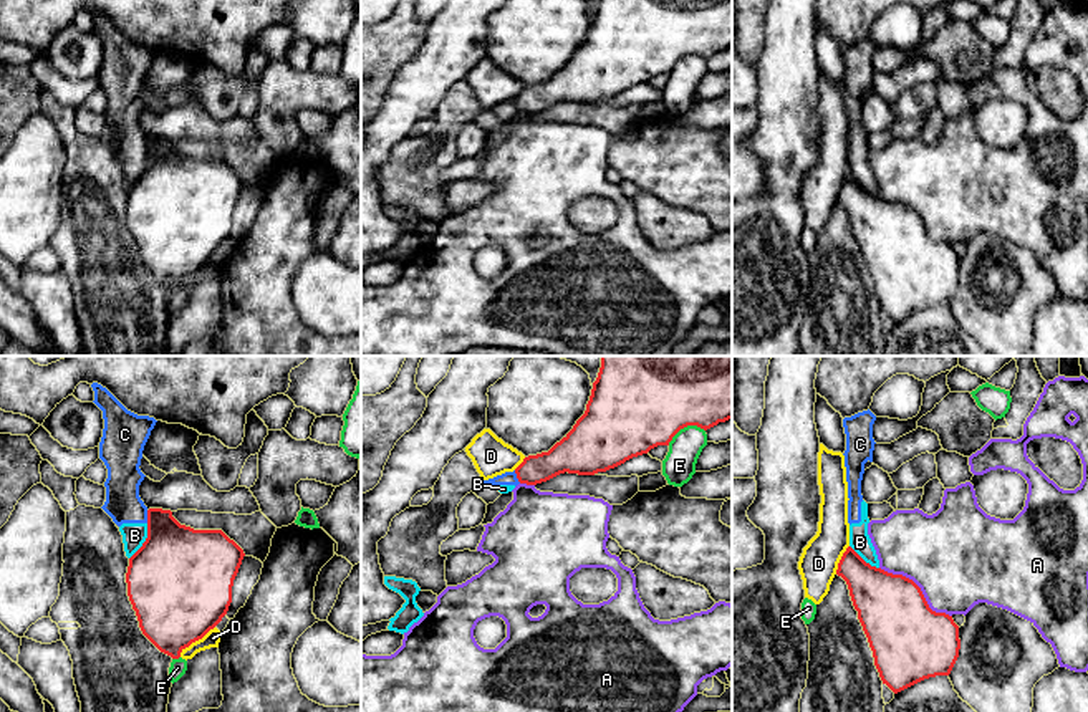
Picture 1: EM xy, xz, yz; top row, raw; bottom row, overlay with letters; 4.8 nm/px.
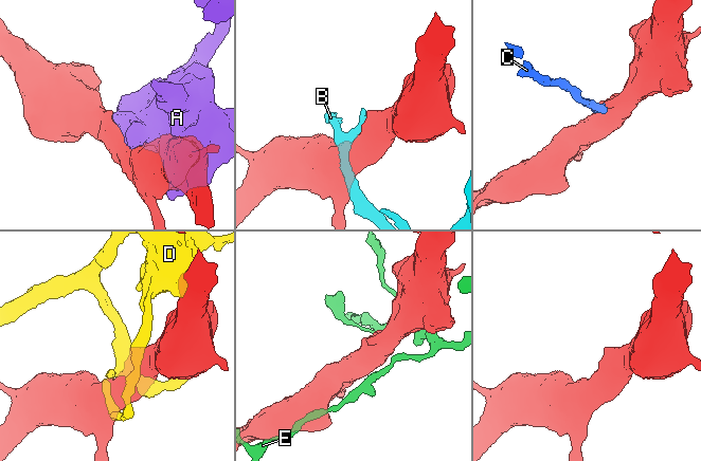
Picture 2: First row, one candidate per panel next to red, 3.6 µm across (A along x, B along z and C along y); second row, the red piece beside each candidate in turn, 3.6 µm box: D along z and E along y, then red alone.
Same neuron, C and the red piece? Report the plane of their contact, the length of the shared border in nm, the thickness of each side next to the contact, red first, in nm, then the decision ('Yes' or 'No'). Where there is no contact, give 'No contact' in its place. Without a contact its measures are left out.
Touches red in xy. Shared border 60 nm. Thickness 340 nm (red) against 180 nm. No

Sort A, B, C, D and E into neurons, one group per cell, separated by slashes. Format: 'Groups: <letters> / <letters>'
Groups: A / B C / D / E

